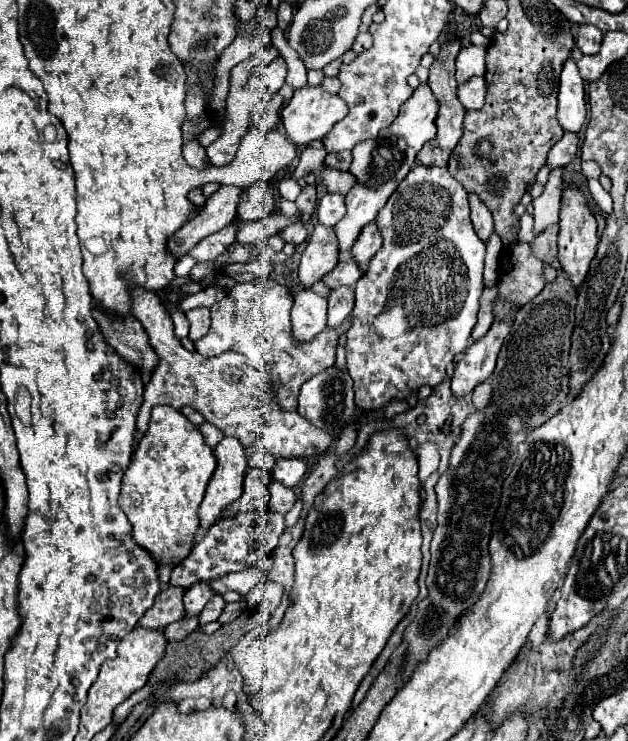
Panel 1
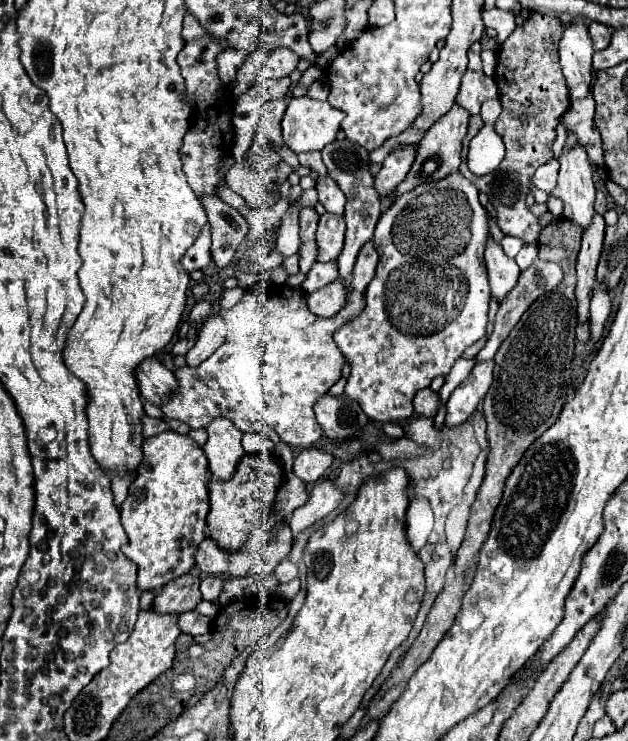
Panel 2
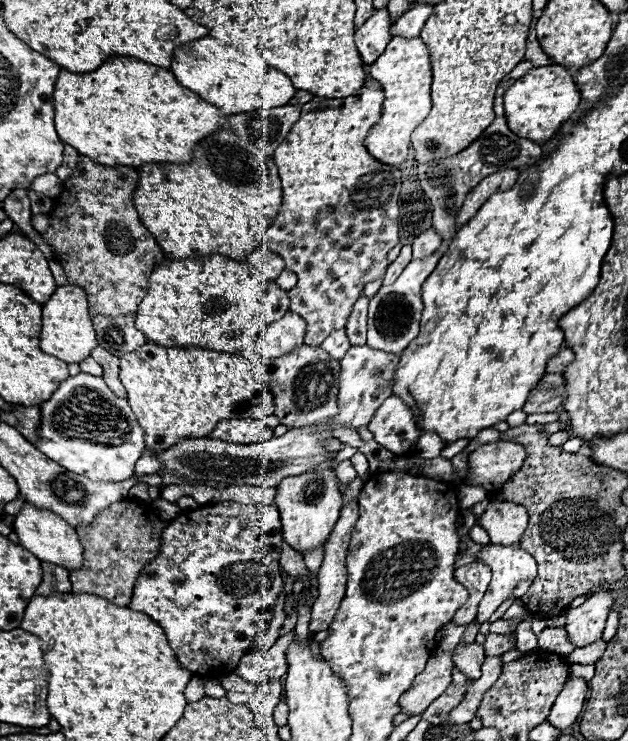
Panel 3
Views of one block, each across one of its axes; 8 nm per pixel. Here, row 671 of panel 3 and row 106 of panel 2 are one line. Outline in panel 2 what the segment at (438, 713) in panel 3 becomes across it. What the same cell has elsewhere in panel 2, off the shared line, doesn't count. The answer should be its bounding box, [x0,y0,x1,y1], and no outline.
[388,104,470,202]

